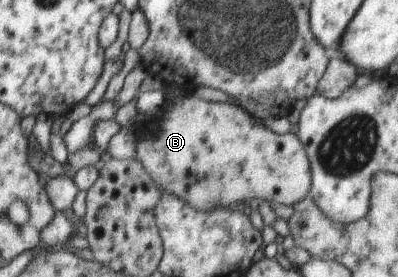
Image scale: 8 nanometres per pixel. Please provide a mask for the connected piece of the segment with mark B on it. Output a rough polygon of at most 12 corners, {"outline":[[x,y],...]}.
{"outline":[[187,94],[145,124],[155,188],[203,212],[295,206],[298,135]]}

